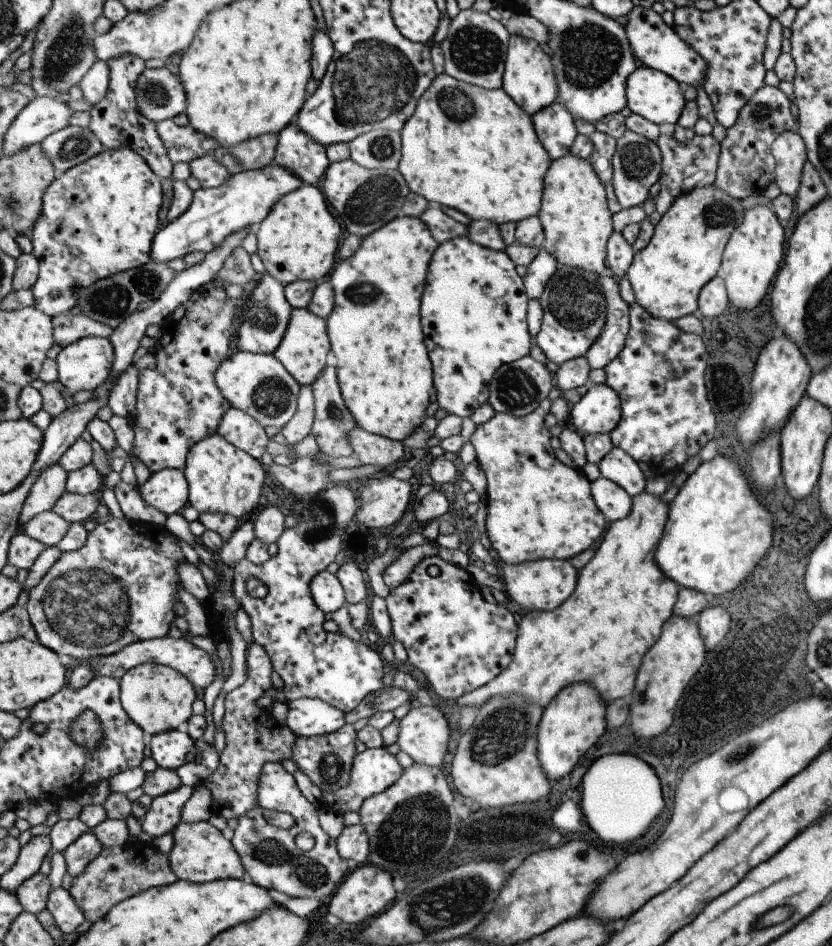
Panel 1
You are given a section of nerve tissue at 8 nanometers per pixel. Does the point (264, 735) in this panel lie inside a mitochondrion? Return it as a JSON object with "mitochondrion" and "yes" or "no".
{"mitochondrion":"no"}

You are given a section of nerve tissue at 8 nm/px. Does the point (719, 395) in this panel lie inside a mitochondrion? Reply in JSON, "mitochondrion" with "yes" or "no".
{"mitochondrion":"no"}

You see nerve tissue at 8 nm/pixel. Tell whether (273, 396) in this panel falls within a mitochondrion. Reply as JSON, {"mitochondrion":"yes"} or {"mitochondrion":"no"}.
{"mitochondrion":"yes"}

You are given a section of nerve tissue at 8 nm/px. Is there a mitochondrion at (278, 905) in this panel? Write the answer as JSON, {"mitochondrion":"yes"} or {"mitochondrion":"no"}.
{"mitochondrion":"no"}

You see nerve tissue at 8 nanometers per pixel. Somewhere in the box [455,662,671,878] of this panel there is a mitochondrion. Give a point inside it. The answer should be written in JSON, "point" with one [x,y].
{"point":[504,731]}

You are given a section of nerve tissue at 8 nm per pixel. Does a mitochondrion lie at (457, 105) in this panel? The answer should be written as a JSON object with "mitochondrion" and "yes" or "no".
{"mitochondrion":"yes"}

